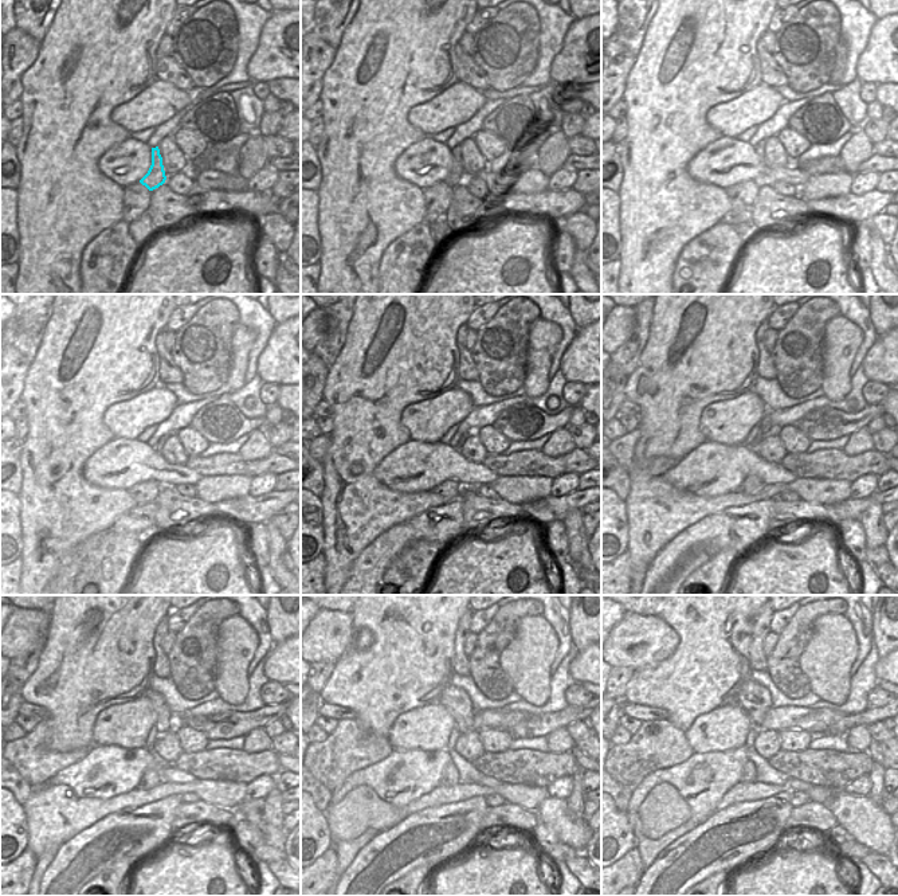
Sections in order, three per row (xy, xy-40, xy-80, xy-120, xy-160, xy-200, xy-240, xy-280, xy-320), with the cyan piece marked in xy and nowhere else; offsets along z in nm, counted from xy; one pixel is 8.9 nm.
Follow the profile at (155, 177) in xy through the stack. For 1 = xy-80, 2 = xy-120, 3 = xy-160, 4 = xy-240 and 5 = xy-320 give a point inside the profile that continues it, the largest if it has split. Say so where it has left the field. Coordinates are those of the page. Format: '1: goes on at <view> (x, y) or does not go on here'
1: goes on at xy-80 (759, 148)
2: goes on at xy-120 (159, 448)
3: goes on at xy-160 (467, 434)
4: goes on at xy-240 (167, 722)
5: goes on at xy-320 (755, 699)

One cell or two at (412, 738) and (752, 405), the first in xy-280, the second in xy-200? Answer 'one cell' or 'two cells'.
one cell

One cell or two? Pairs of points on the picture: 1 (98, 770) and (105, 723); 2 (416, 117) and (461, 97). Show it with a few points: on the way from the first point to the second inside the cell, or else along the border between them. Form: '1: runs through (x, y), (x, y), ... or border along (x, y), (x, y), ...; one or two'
1: border along (94, 743), (134, 747); two
2: runs through (427, 117), (432, 117), (450, 108); one

